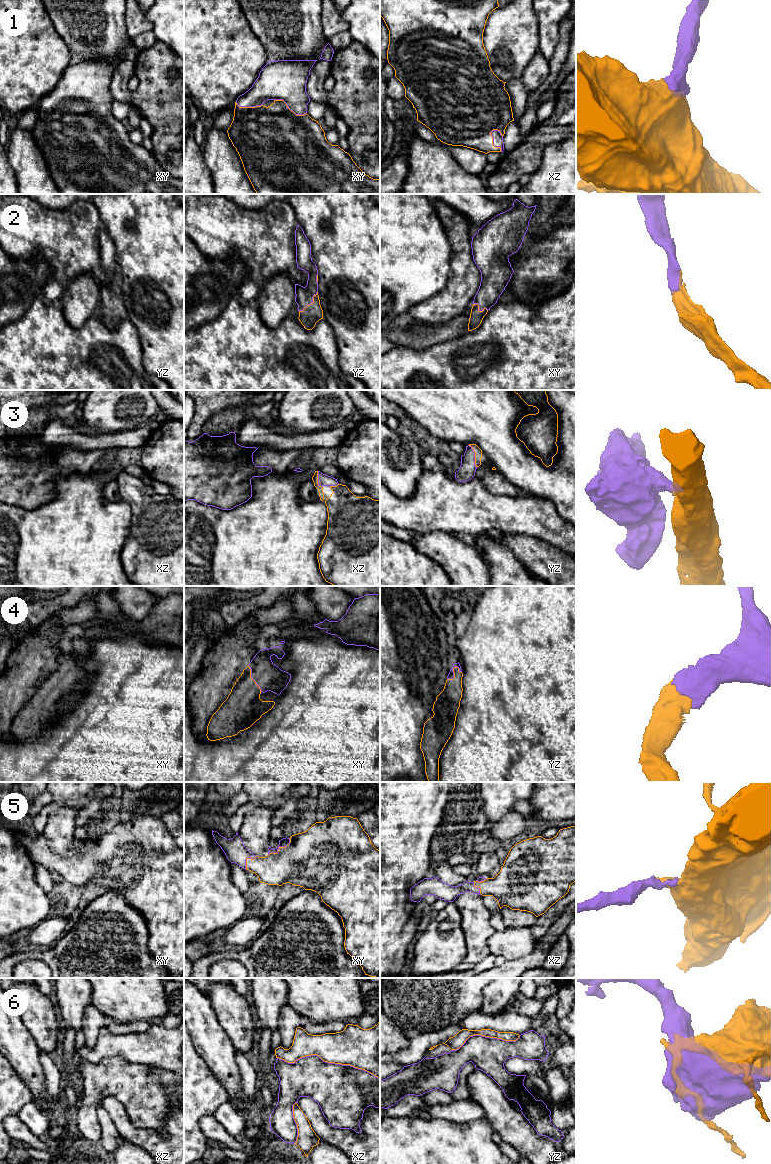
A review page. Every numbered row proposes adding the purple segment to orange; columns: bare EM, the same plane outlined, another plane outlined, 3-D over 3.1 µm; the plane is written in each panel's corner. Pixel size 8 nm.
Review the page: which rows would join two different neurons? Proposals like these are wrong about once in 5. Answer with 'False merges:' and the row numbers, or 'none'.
False merges: 6

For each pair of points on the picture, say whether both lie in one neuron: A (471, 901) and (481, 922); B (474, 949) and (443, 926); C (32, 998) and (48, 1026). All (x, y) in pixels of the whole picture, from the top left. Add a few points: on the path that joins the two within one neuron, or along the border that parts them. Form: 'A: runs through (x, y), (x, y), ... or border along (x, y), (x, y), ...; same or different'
A: runs through (473, 906), (477, 910), (477, 917); same
B: border along (461, 920), (466, 947), (464, 960); different
C: runs through (33, 1005), (41, 1019); same

